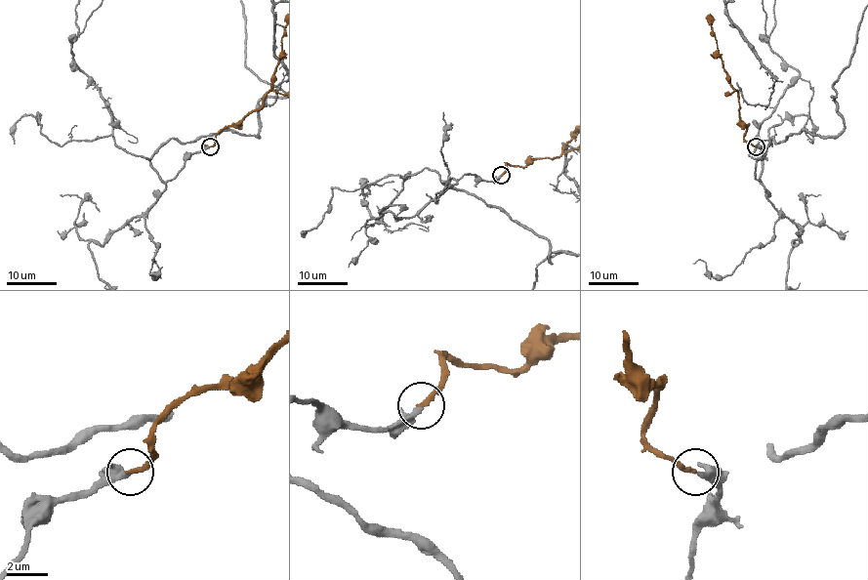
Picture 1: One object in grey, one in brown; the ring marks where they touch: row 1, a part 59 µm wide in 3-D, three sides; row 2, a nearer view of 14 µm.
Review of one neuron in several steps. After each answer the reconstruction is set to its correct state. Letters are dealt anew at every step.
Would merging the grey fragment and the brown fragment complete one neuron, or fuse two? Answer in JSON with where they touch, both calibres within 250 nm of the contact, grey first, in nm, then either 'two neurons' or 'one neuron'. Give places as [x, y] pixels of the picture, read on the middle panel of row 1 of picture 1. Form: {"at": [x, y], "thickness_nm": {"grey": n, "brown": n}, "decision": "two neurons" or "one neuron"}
{"at": [501, 175], "thickness_nm": {"grey": 240, "brown": 220}, "decision": "one neuron"}

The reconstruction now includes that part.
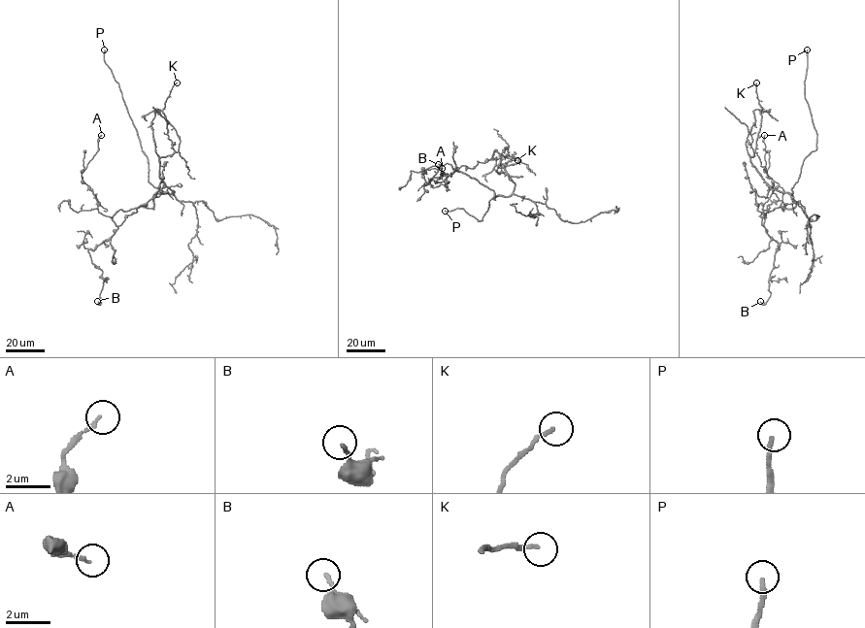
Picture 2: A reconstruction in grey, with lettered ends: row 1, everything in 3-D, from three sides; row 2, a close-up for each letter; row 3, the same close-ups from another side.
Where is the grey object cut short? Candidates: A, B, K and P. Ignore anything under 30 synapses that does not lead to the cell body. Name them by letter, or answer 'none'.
P

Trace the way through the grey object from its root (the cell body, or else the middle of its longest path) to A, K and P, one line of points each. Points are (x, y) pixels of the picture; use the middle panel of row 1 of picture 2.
A: (494, 198), (492, 190), (447, 163), (438, 167), (428, 182), (425, 181), (423, 171), (442, 168)
K: (494, 198), (509, 196), (515, 185), (501, 166), (500, 154), (520, 160), (505, 166), (517, 160)
P: (494, 198), (497, 195), (505, 196), (498, 196), (489, 200), (482, 220), (463, 209), (445, 211)

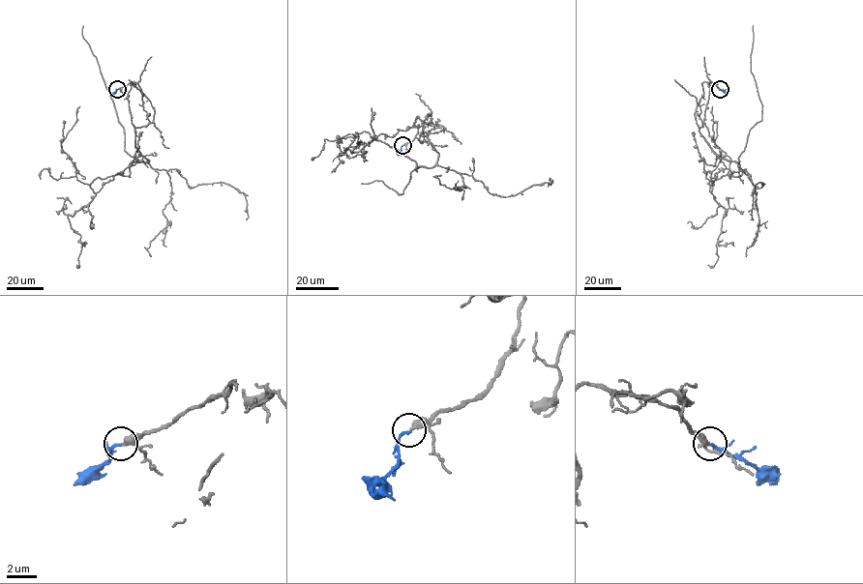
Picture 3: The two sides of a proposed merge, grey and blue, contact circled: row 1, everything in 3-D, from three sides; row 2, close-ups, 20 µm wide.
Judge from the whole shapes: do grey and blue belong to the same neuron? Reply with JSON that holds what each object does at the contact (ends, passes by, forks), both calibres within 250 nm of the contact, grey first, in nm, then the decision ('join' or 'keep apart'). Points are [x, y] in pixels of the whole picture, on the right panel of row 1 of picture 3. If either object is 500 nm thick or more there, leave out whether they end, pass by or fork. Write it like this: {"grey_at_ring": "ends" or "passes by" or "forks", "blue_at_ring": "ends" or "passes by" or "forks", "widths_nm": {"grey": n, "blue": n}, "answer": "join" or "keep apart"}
{"grey_at_ring": "passes by", "blue_at_ring": "ends", "widths_nm": {"grey": 280, "blue": 180}, "answer": "join"}

